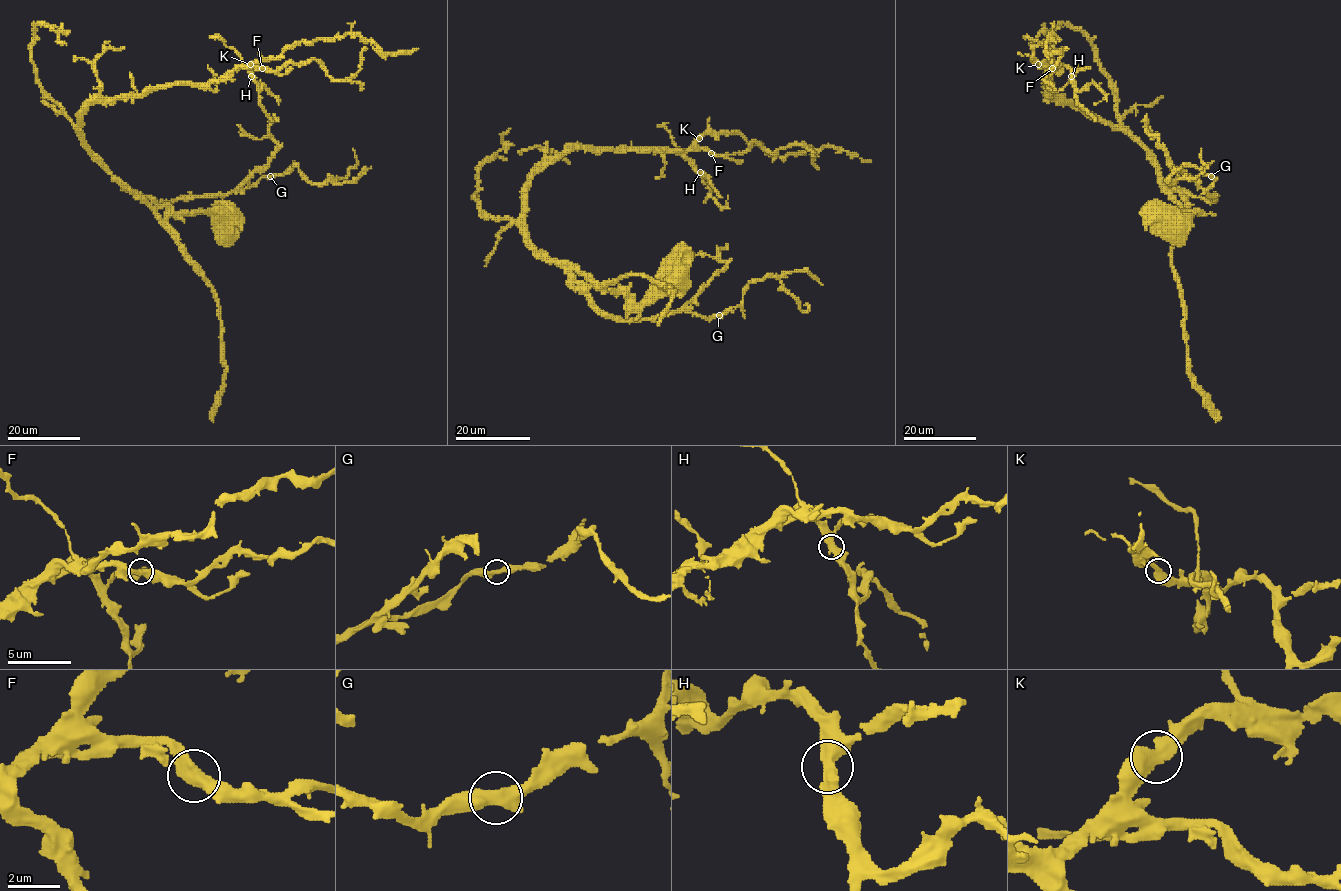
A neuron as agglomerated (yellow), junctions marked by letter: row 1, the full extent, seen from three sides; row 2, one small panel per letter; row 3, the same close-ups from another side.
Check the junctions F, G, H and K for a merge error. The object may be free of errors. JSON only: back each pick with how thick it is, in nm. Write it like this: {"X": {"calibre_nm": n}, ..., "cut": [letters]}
{"cut": []}

